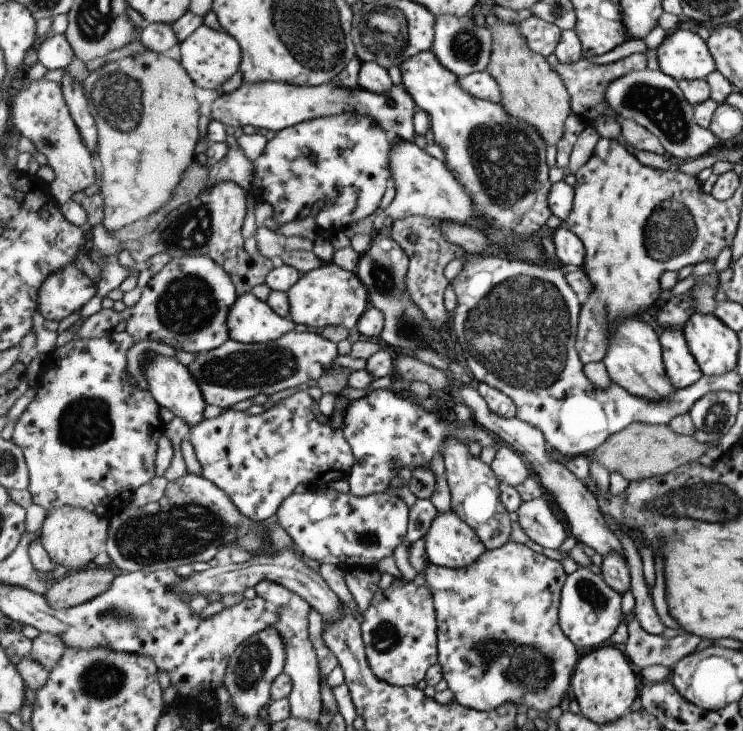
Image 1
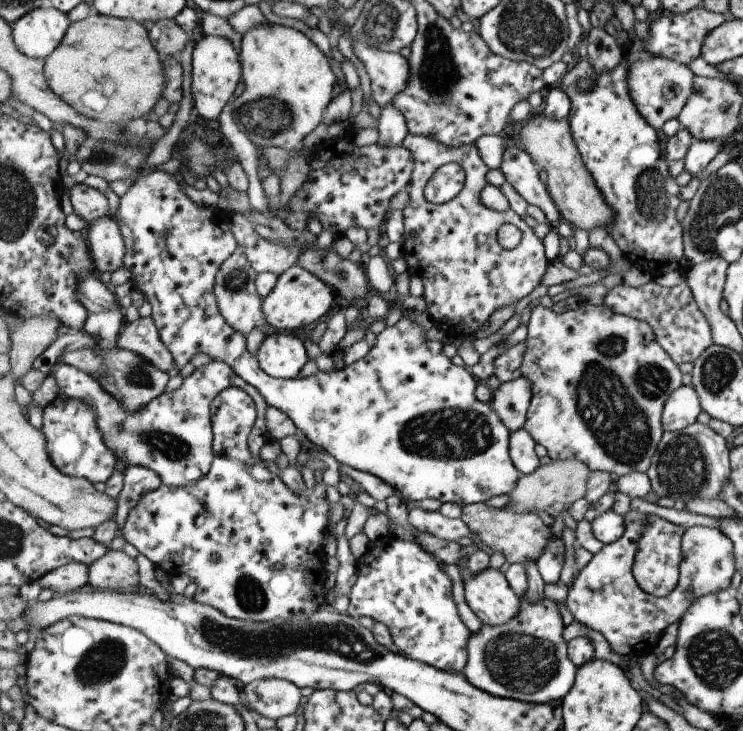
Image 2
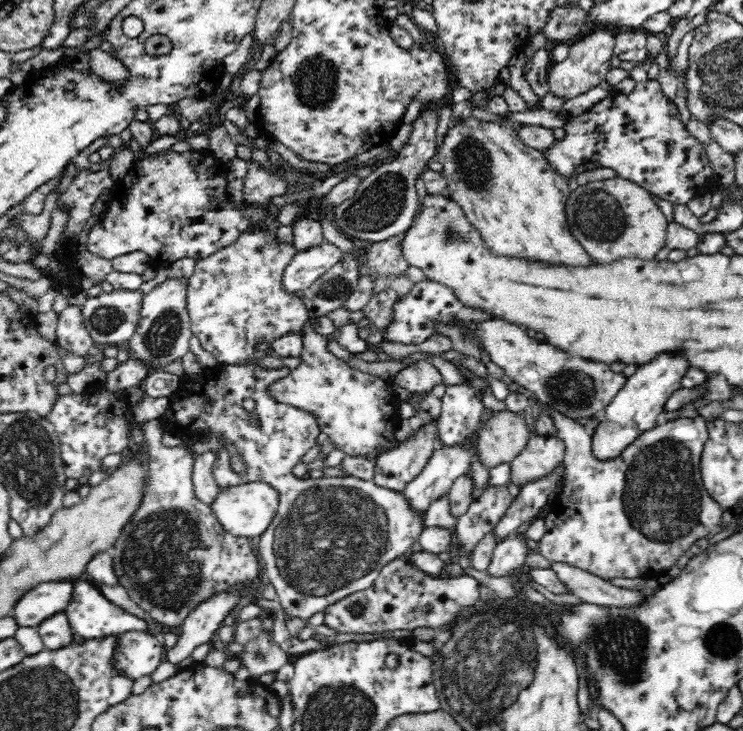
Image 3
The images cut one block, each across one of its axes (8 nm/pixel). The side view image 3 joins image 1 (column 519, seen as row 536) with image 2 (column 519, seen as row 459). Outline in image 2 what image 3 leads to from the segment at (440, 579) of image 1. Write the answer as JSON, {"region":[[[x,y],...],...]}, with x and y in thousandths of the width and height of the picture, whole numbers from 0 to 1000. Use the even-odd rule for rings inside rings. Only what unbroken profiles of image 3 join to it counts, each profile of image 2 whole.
{"region":[[[689,772],[681,789],[703,818],[701,837],[682,854],[661,856],[650,852],[646,862],[634,867],[629,878],[631,899],[623,922],[639,941],[669,953],[715,963],[756,959],[771,941],[779,912],[769,903],[764,878],[758,873],[760,854],[750,832],[748,817],[734,817],[723,826],[712,826],[707,821],[712,796],[705,772]]]}

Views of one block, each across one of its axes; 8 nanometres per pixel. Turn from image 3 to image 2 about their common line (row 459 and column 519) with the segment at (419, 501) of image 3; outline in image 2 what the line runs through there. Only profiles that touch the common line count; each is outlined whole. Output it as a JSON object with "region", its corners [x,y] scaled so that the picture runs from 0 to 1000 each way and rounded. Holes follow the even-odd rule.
{"region":[[[707,584],[693,588],[688,594],[686,620],[701,650],[719,647],[728,637],[728,629],[723,621],[724,606]]]}

